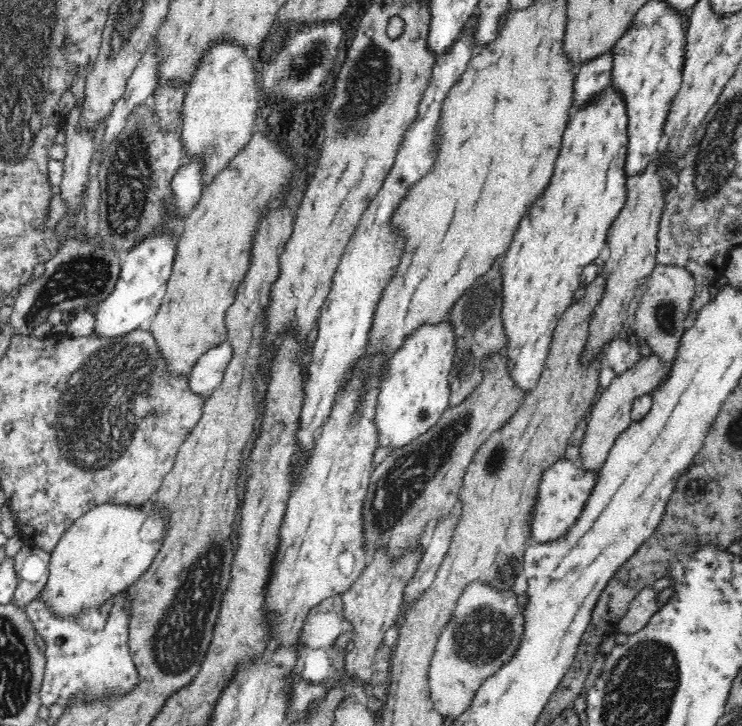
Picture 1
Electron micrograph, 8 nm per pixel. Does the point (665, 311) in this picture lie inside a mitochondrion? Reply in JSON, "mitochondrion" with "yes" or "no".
{"mitochondrion":"yes"}

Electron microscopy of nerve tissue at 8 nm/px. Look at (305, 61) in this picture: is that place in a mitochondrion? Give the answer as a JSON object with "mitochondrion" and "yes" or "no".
{"mitochondrion":"yes"}

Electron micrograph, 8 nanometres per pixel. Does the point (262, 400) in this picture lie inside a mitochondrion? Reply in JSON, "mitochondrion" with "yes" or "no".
{"mitochondrion":"no"}

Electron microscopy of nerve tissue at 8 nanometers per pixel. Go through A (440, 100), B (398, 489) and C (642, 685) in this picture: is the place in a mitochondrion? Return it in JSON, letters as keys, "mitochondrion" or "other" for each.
{"A":"other","B":"mitochondrion","C":"mitochondrion"}

